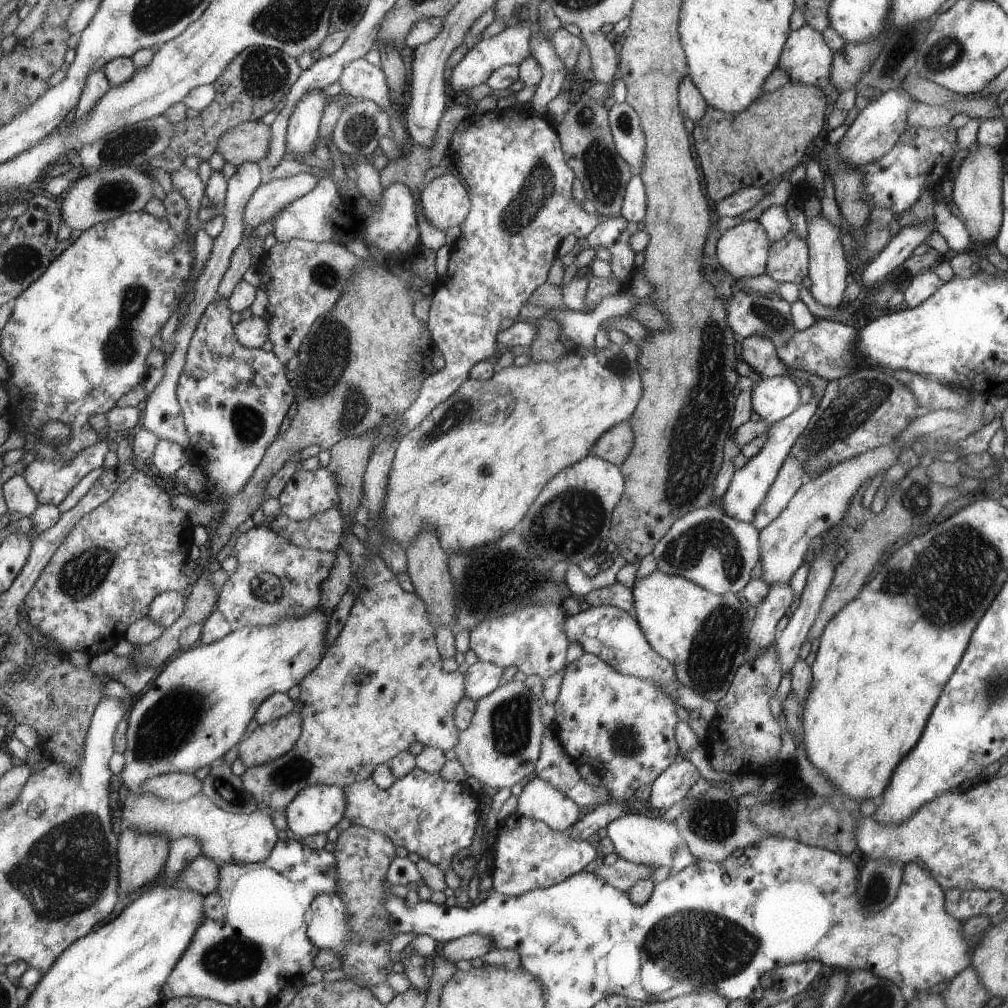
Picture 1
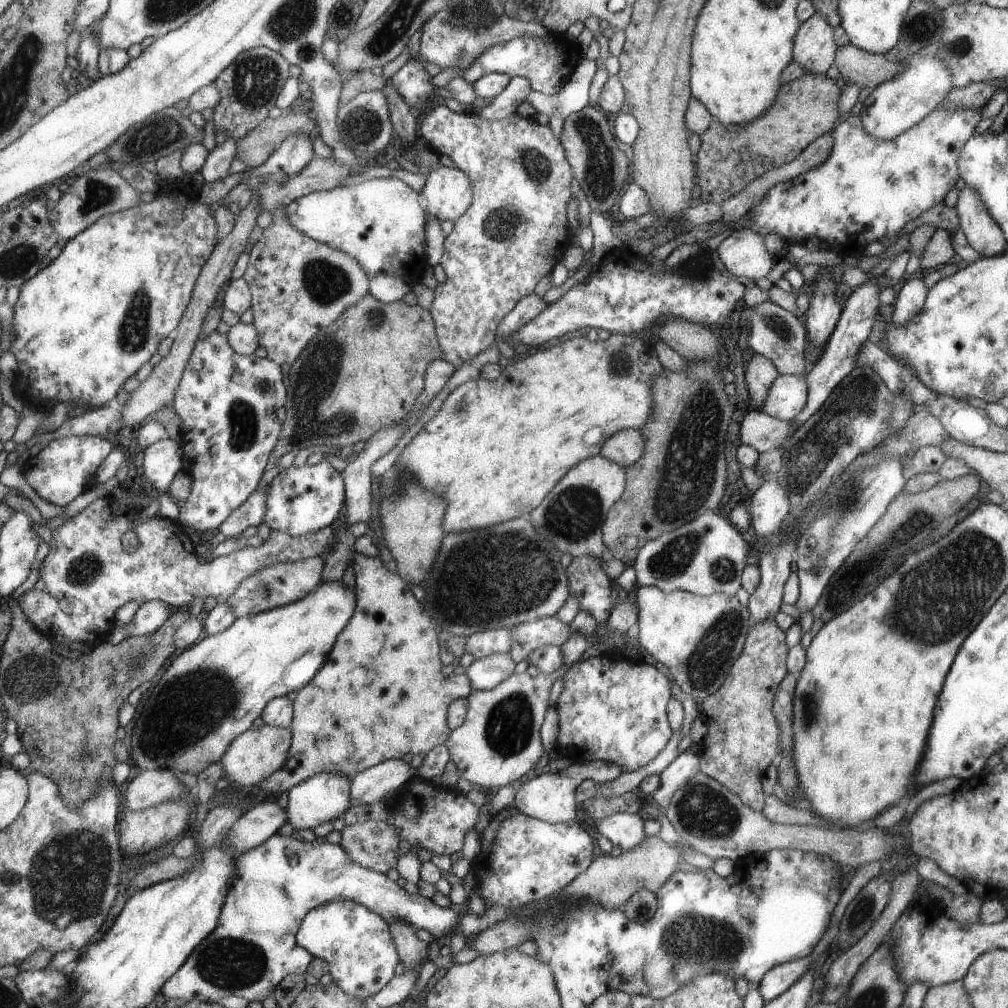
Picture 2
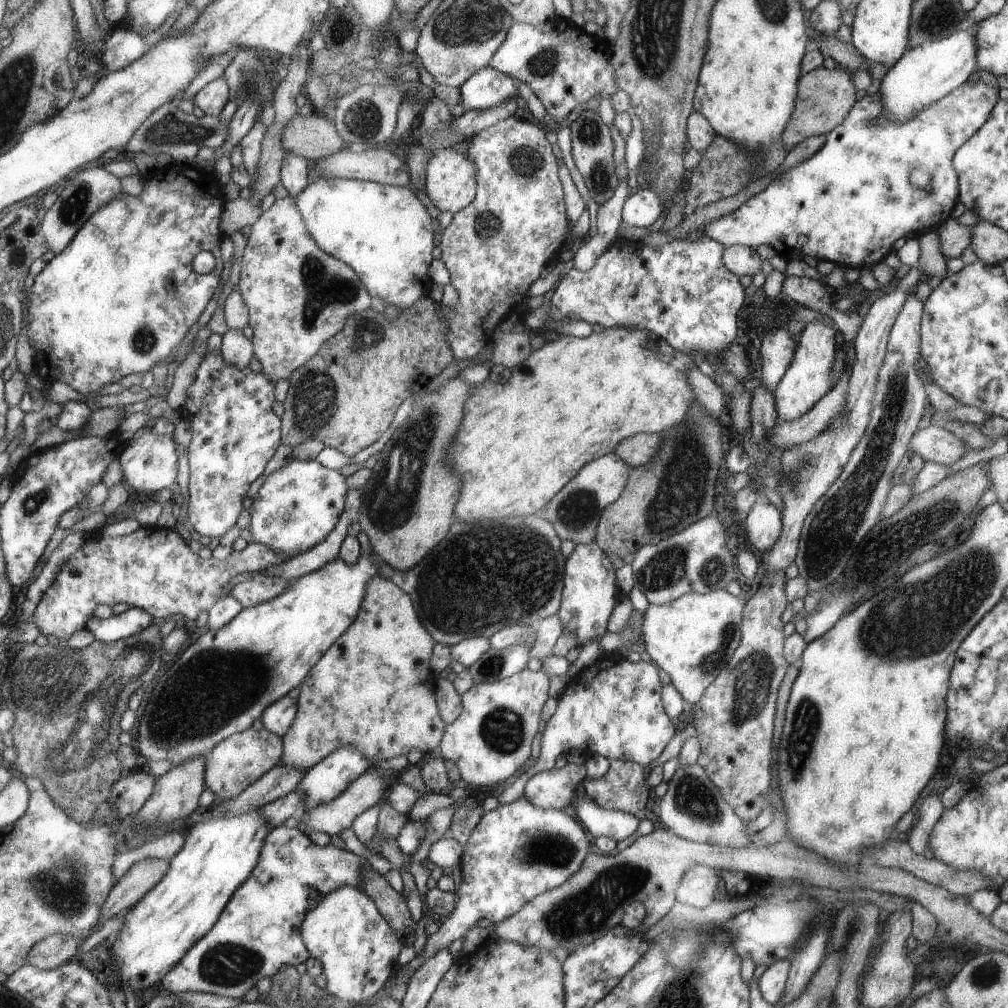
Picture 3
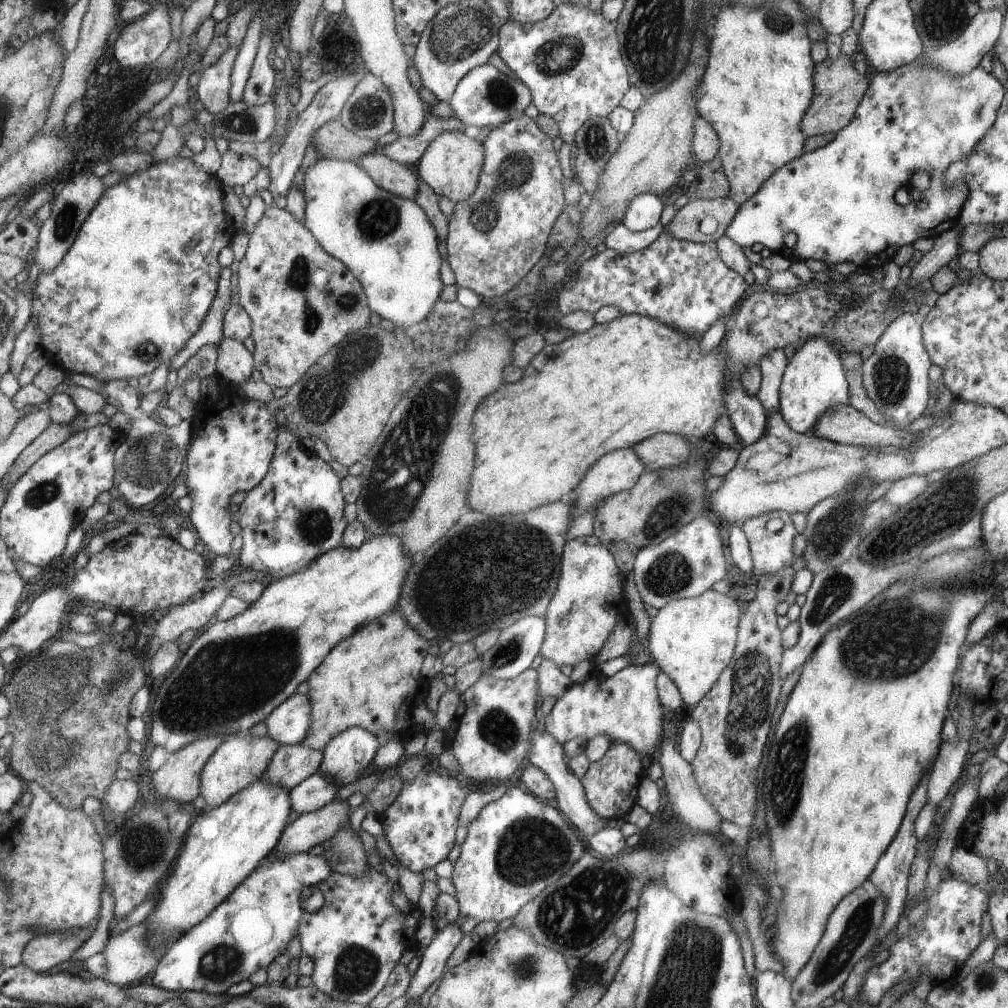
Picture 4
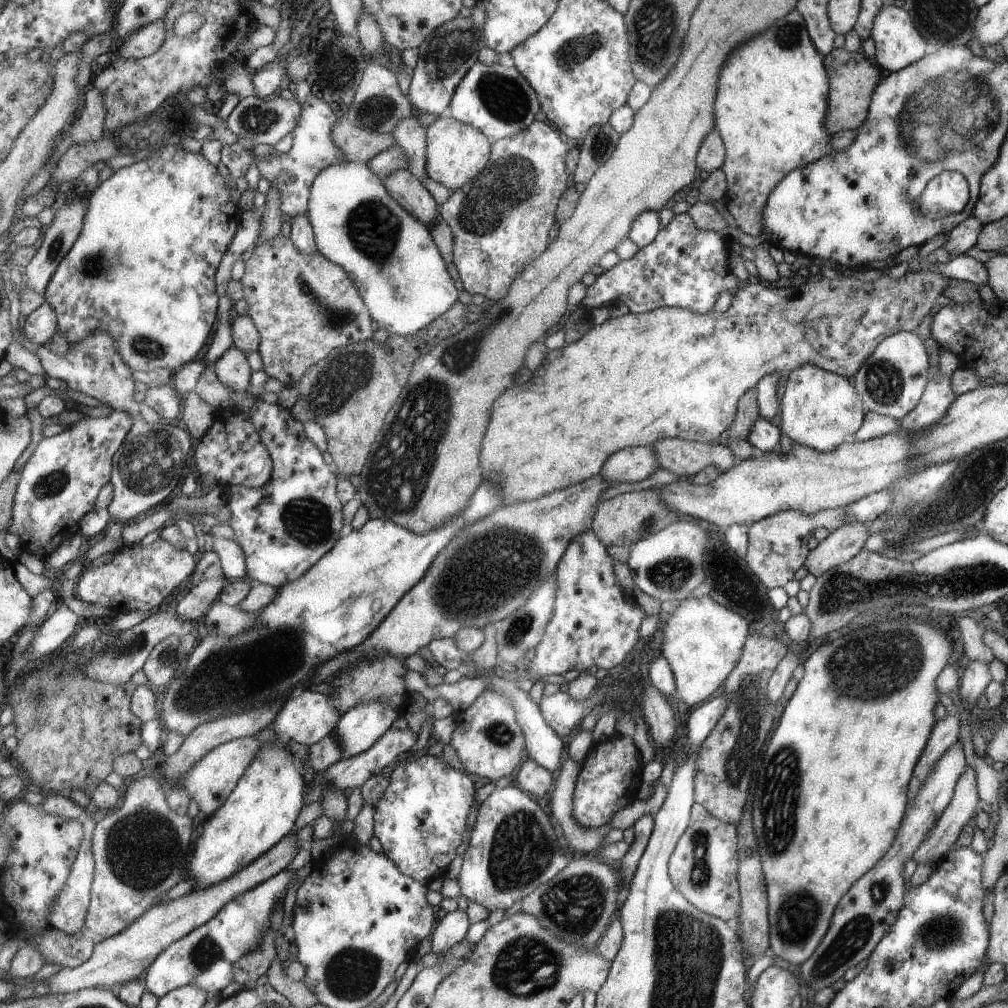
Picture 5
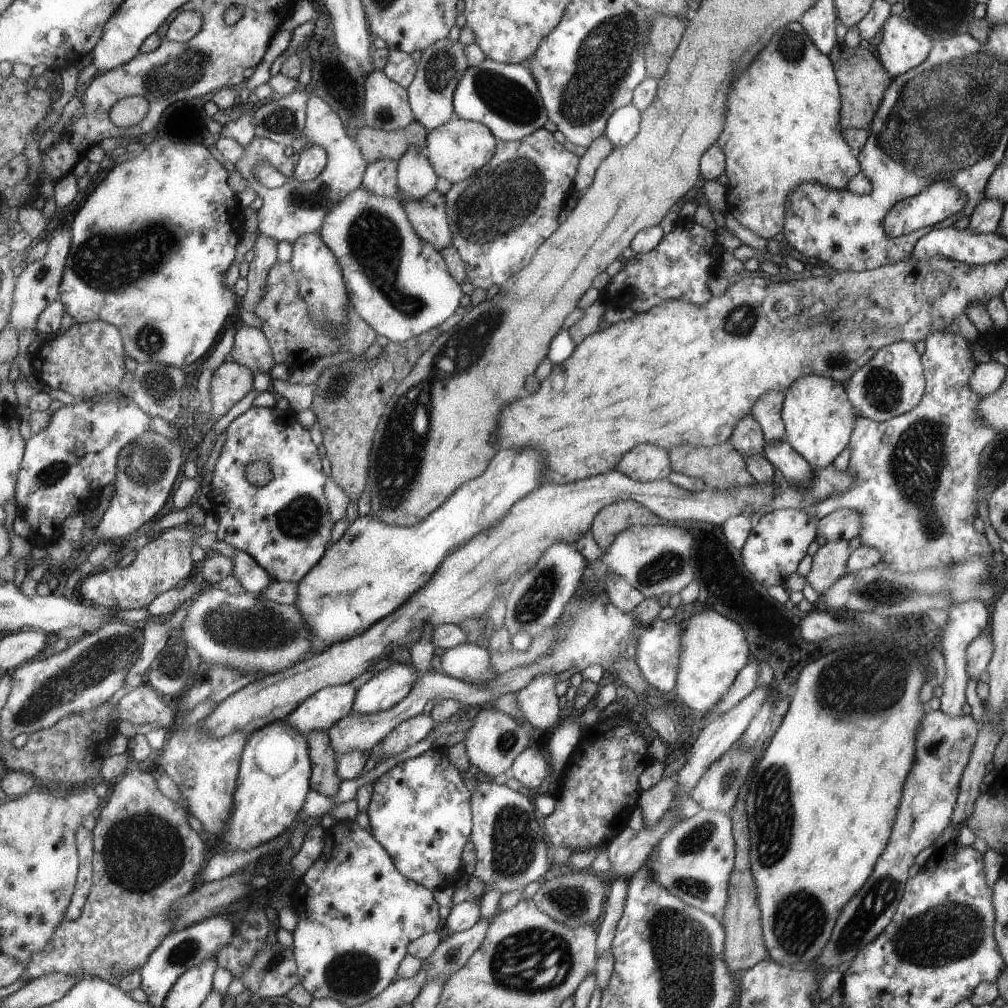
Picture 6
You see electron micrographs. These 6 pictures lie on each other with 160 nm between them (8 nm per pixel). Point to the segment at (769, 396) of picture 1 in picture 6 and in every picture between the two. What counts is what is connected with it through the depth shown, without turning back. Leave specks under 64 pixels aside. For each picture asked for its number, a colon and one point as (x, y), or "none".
2: (787, 394)
3: (809, 377)
4: (814, 382)
5: (819, 409)
6: (819, 418)

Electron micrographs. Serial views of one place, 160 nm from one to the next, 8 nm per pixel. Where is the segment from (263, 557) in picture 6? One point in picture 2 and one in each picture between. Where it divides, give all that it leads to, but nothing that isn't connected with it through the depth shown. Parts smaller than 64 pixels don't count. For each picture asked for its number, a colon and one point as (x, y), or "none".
2: (304, 499)
3: (297, 505)
4: (295, 514)
5: (285, 526)

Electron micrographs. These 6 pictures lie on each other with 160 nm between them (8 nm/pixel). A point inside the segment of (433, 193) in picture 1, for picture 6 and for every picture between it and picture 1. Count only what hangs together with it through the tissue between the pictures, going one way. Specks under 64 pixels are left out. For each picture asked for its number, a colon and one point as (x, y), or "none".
2: (447, 192)
3: (449, 181)
4: (450, 165)
5: (455, 152)
6: (457, 148)

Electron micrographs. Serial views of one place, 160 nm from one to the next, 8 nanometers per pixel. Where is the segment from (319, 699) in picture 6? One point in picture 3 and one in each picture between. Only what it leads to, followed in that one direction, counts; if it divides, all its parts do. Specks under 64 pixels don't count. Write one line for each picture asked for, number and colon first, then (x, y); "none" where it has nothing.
3: (277, 717)
4: (287, 724)
5: (307, 716)

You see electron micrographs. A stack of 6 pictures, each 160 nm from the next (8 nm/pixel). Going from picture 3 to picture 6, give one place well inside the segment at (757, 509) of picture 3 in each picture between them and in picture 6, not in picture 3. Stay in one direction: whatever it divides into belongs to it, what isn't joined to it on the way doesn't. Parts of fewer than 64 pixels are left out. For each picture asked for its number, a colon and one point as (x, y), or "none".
4: (769, 535)
5: (776, 548)
6: (774, 546)

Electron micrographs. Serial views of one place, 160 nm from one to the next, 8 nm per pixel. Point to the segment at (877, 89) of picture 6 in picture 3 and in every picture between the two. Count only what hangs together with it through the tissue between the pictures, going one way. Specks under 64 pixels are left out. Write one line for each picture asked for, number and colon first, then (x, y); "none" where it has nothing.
3: (824, 97)
4: (837, 86)
5: (851, 78)

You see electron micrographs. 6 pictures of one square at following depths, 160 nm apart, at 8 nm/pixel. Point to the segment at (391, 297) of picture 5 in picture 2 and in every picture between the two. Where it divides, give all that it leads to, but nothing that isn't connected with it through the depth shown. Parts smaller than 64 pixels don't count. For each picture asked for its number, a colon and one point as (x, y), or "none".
2: (378, 222)
3: (384, 233)
4: (388, 243)

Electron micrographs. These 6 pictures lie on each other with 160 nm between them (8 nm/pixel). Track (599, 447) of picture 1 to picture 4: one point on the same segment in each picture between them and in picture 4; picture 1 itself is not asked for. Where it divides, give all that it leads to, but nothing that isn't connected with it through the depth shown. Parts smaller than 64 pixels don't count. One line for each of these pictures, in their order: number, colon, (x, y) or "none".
2: (624, 447)
3: (637, 449)
4: (661, 450)

